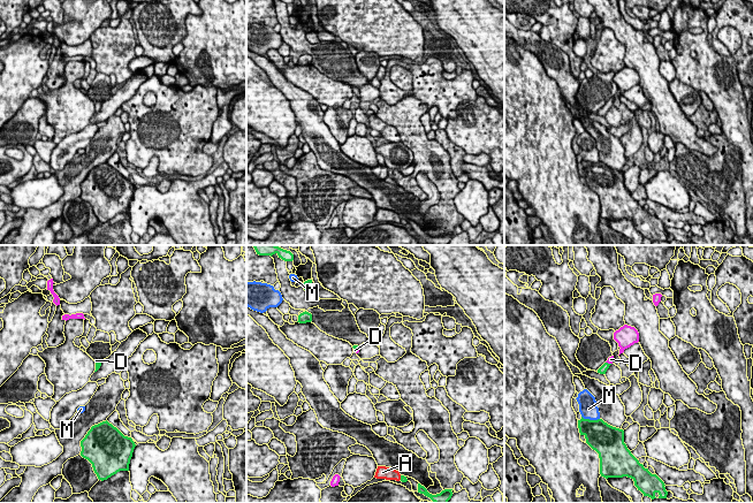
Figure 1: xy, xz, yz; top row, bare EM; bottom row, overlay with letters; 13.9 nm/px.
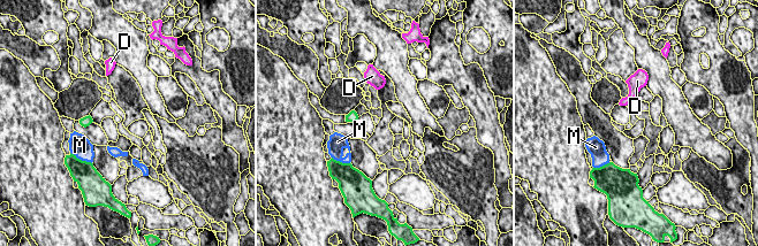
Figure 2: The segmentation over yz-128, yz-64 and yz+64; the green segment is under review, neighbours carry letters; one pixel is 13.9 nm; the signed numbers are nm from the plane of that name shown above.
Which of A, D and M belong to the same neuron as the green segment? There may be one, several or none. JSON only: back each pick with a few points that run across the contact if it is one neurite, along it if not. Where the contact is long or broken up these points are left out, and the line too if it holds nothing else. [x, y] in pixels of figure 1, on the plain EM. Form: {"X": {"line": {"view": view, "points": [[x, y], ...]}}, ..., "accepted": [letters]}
{"D": {"line": {"view": "xy", "points": [[98, 107], [98, 105], [96, 103]]}}, "accepted": ["D"]}

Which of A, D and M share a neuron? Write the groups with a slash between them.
A / D / M

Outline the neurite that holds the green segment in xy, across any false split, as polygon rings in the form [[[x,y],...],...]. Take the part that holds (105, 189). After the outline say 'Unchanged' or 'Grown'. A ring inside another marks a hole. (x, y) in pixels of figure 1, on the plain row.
[[[106,162],[91,169],[81,189],[81,198],[92,206],[98,221],[104,223],[120,213],[129,213],[136,186]]]. Unchanged

